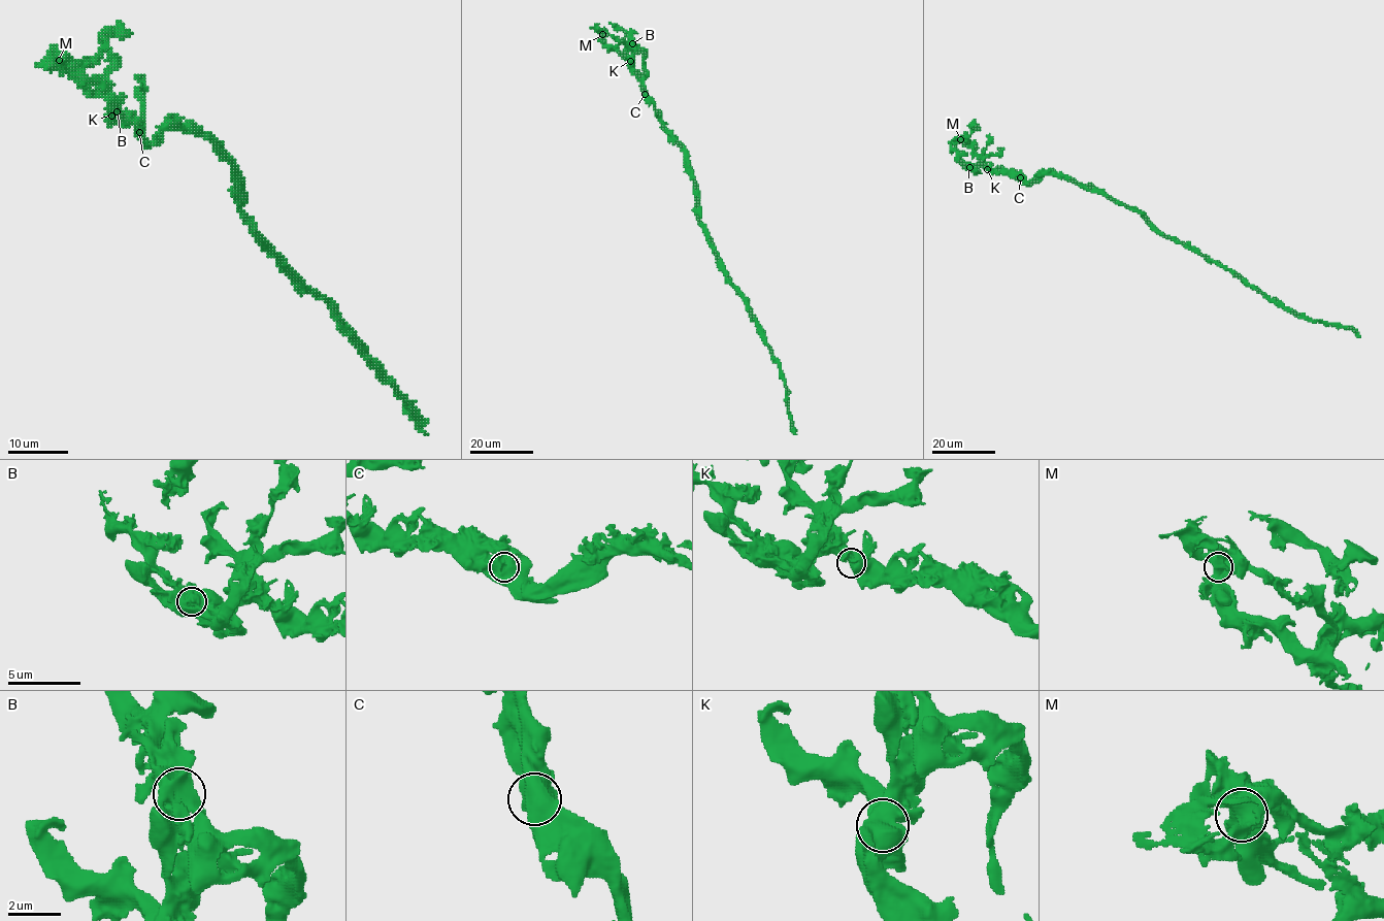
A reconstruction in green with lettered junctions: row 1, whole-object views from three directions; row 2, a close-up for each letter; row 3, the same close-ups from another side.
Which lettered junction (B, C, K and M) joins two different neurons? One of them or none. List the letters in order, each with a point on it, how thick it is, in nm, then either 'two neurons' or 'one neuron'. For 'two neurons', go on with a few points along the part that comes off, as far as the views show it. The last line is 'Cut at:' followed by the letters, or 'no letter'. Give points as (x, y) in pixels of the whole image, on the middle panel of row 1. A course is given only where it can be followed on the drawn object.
B: at (632, 43); 600 nm thick; one neuron
C: at (645, 94); 600 nm thick; one neuron
K: at (630, 61); 600 nm thick; one neuron
M: at (602, 34); 550 nm thick; one neuron
Cut at: no letter

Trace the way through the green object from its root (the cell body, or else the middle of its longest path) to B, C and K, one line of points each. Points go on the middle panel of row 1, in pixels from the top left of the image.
B: (698, 214), (697, 190), (690, 175), (687, 156), (645, 93), (643, 79), (630, 66), (632, 43)
C: (698, 214), (697, 190), (690, 175), (687, 156), (645, 94)
K: (698, 214), (697, 190), (690, 175), (687, 156), (645, 93), (643, 79), (630, 66), (630, 61)

